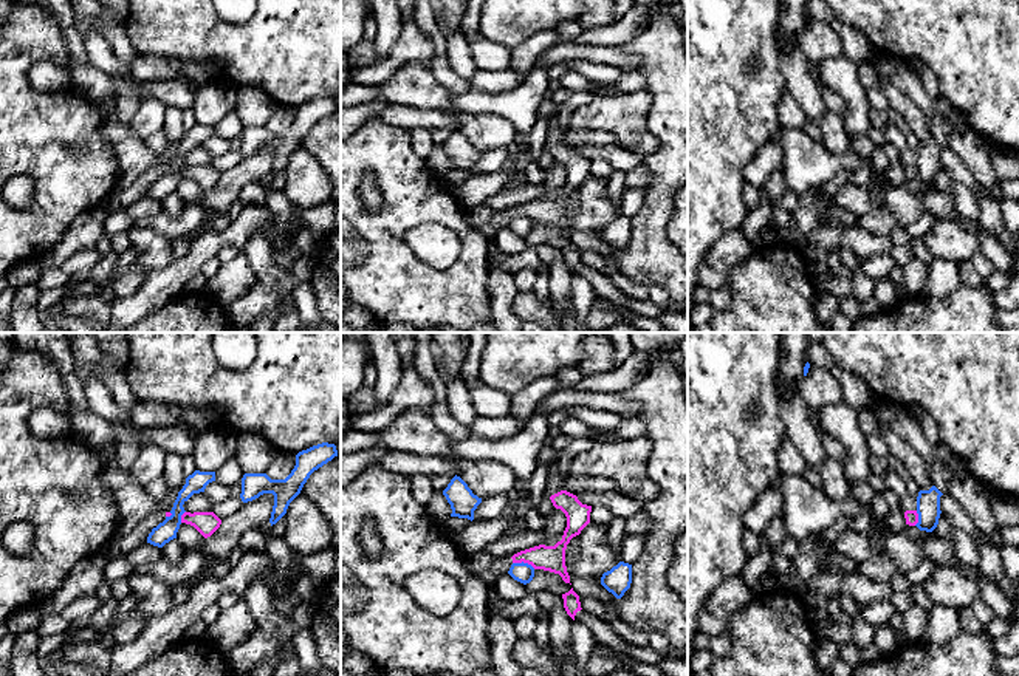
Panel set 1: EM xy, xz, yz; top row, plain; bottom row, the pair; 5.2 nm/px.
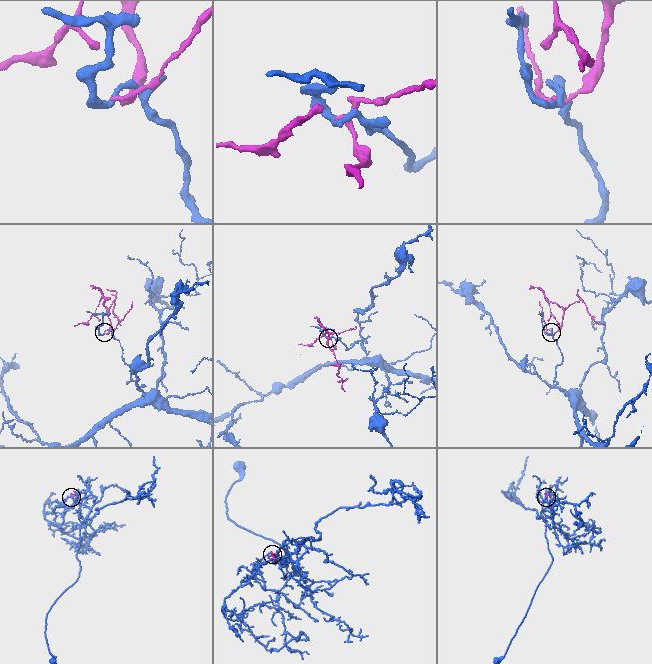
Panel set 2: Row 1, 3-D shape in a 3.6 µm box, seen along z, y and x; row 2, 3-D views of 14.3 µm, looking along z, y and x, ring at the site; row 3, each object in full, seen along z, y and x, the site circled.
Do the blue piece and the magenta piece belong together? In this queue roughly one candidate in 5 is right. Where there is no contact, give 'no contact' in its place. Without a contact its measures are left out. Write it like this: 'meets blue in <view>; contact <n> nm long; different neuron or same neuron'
meets blue in xz; contact 120 nm long; different neuron

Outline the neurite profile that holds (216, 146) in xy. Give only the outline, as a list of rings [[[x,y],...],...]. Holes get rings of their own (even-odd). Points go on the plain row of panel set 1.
[[[215,133],[206,139],[204,147],[212,156],[221,156],[231,149],[231,142]]]

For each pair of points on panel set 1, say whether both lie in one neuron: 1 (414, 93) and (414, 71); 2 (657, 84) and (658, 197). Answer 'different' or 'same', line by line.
1: same
2: same

